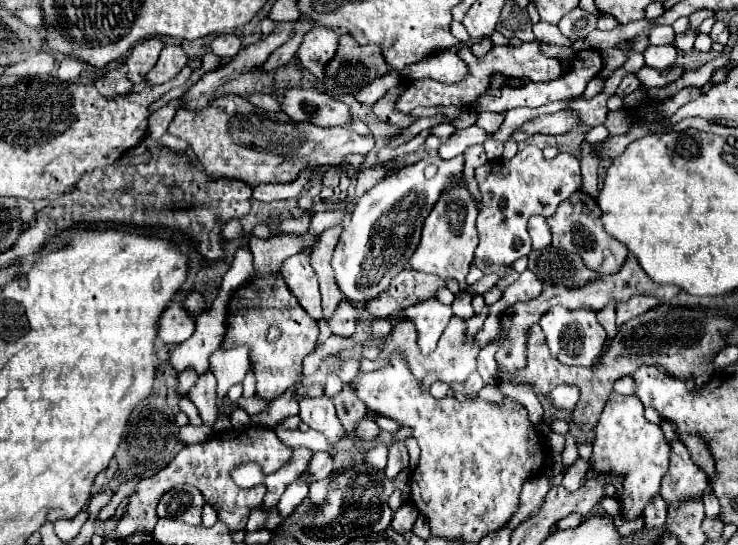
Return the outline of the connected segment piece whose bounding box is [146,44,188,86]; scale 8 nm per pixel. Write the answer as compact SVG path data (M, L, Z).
M164 44L160 52L160 60L146 76L146 84L156 86L156 84L164 84L172 80L186 66L186 62L188 62L188 56L178 44Z

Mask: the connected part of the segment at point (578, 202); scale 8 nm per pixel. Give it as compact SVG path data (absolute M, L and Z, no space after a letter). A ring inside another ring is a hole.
M574 192L574 196L570 196L570 200L564 200L554 212L554 216L548 218L548 224L552 230L552 244L556 248L578 254L590 270L598 272L600 276L606 276L606 274L616 274L622 268L628 256L628 248L604 230L600 216L602 212L592 196L584 192Z

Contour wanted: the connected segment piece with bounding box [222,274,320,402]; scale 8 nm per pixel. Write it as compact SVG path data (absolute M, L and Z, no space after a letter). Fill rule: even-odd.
M268 274L252 278L232 296L228 306L228 332L222 346L230 348L236 344L246 344L250 348L250 360L254 364L256 376L256 394L270 402L296 384L298 376L302 374L302 360L316 348L318 334L318 322L310 318L310 314L298 304L284 278L280 278L280 274ZM270 326L280 328L280 338L274 342L266 340Z

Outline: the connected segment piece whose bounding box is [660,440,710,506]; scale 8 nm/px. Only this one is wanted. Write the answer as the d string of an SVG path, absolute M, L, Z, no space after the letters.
M680 440L670 442L670 446L670 466L662 478L660 496L668 506L680 506L686 500L702 498L710 486L706 474L690 460L690 454Z

